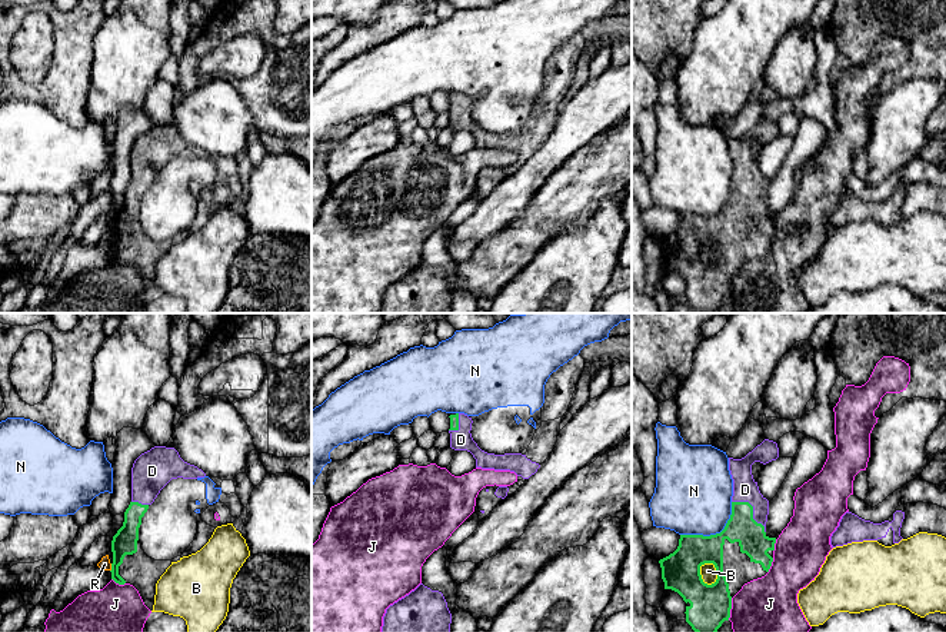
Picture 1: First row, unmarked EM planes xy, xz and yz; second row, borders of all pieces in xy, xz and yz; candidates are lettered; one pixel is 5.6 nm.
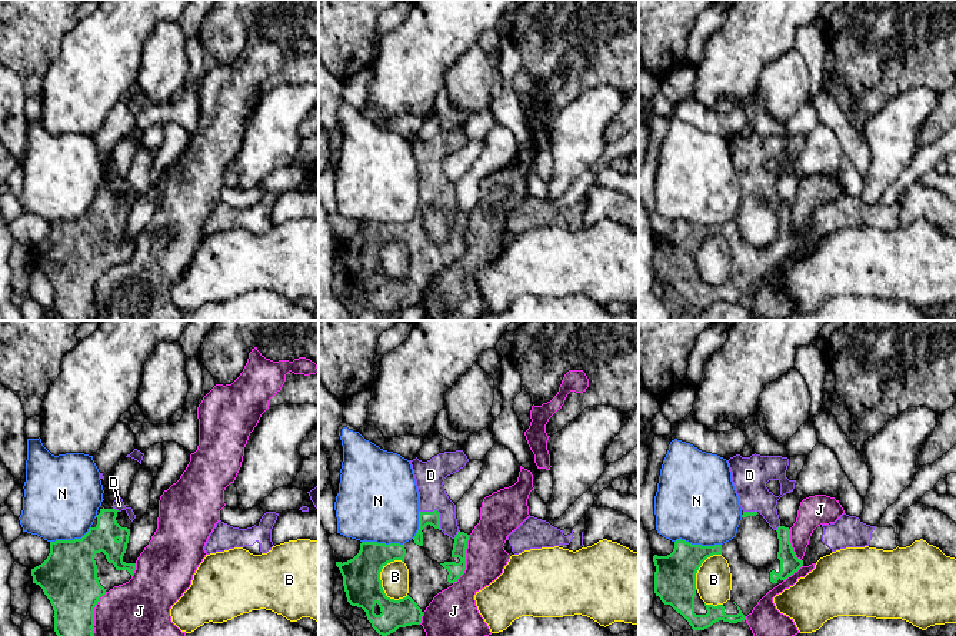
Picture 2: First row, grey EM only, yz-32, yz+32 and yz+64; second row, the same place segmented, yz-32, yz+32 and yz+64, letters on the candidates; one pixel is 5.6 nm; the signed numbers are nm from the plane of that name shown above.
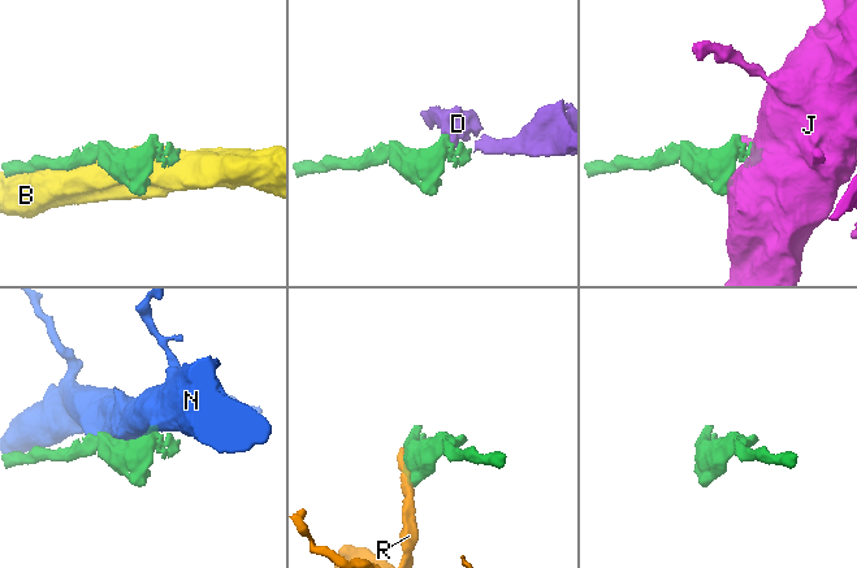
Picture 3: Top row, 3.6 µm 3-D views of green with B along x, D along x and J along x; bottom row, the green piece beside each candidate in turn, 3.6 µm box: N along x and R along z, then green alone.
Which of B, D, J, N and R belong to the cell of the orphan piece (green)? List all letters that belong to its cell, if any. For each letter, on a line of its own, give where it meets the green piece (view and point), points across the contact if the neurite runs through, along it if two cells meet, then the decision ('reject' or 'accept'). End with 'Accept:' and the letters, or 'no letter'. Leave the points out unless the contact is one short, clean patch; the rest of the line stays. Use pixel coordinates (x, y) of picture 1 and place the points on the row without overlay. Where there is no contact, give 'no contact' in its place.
B: meets green in yz at (700, 255); reject
D: meets green in yz at (752, 190); runs through yz (742, 208), (752, 190), (746, 180), (745, 169); accept
J: meets green in yz at (729, 289); reject
N: meets green in yz at (716, 213); reject
R: meets green in xy at (112, 248); reject
Accept: D

